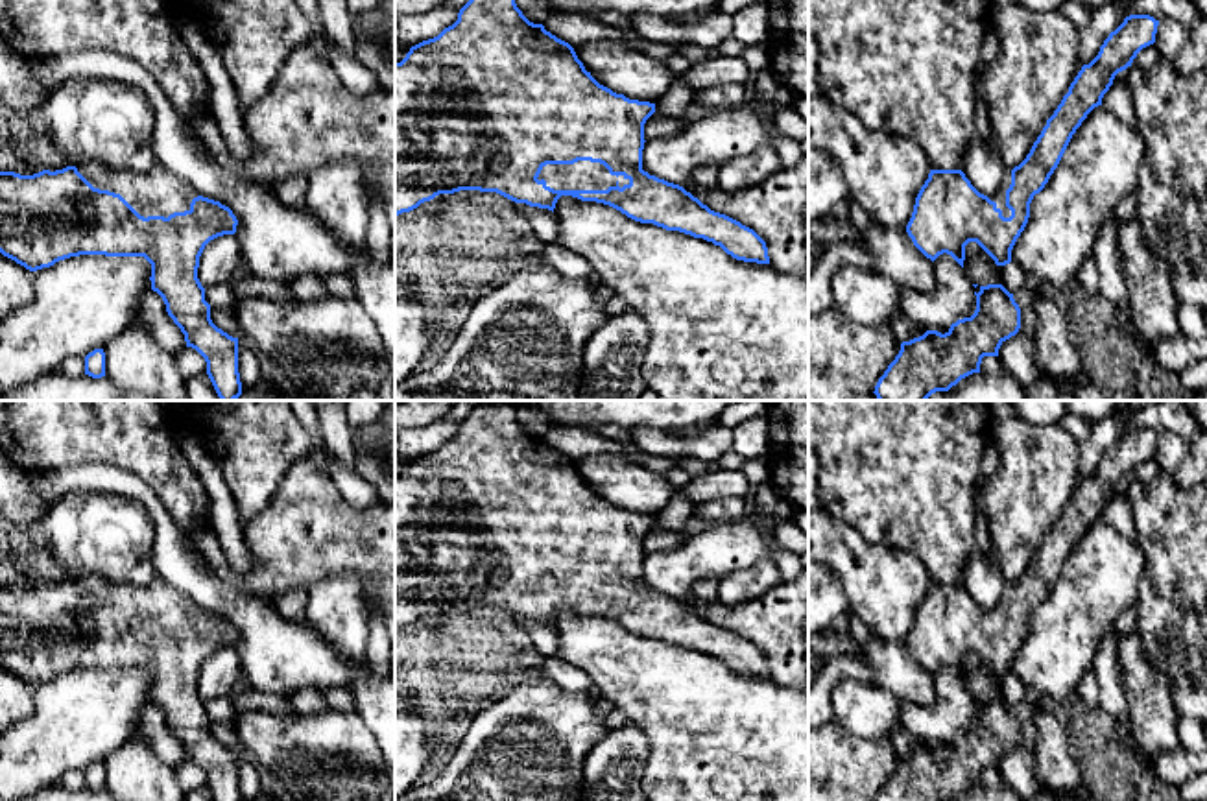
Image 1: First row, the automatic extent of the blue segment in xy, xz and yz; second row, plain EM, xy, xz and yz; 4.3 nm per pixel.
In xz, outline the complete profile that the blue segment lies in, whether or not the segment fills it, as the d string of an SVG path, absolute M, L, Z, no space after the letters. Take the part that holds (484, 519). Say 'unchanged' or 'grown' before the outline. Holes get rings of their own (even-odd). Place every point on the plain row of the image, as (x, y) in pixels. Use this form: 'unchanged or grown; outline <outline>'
grown; outline M487 400L452 439L395 476L395 629L460 604L496 605L552 626L561 609L572 609L703 652L736 674L770 677L753 642L642 583L644 537L653 526L655 517L600 498L568 456L522 428L508 400Z

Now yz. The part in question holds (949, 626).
grown; outline M1129 428L1109 447L1098 469L1070 496L1026 572L1004 585L991 609L980 607L962 583L930 583L906 639L914 659L932 675L947 666L963 681L965 659L976 655L997 679L1010 677L1034 609L1048 596L1087 528L1102 519L1115 489L1155 456L1157 439L1150 428Z

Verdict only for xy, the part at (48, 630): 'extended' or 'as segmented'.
extended

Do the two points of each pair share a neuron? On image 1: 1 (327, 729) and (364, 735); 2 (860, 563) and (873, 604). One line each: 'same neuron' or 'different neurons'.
1: same neuron
2: same neuron

